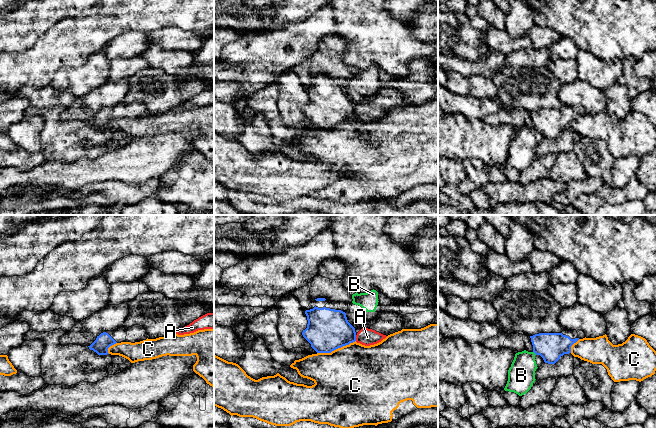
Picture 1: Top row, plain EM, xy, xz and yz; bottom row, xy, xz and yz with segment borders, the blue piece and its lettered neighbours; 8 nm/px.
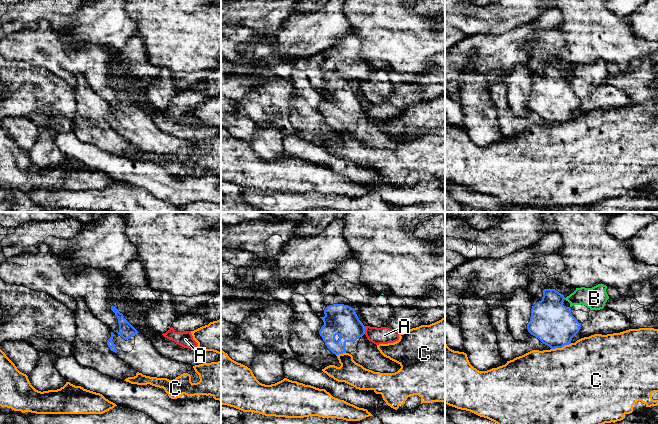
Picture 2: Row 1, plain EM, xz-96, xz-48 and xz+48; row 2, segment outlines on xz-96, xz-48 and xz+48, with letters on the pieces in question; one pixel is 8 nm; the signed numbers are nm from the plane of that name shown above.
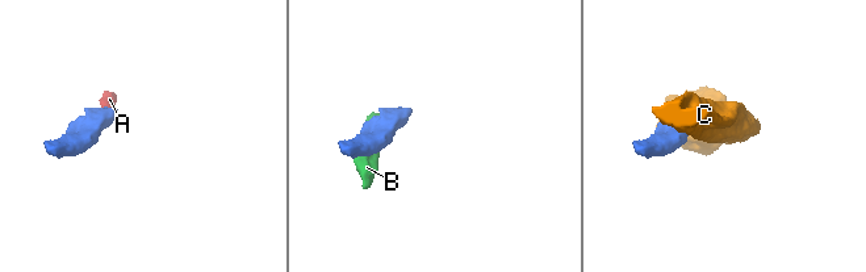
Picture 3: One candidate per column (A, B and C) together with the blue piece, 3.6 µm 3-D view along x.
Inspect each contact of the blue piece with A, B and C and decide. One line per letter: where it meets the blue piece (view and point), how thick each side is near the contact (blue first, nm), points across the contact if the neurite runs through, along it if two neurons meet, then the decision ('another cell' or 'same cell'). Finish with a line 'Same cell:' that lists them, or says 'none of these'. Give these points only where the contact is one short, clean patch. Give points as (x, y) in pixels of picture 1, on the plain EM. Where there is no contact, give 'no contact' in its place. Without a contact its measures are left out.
A: xz (355, 114) | 340/140 nm | along xz (355, 111), (356, 116) | another cell
B: yz (535, 129) | 220/220 nm | another cell
C: xz (336, 124) | 340/480 nm | along xz (355, 116), (330, 128), (317, 129) | another cell
Same cell: none of these

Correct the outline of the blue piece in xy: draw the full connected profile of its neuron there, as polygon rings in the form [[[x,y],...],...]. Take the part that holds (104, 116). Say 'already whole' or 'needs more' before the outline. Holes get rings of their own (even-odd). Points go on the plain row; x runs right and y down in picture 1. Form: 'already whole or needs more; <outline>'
needs more; [[[134,101],[128,104],[121,103],[113,107],[106,107],[97,112],[96,116],[88,122],[98,131],[107,131],[108,124],[121,118],[140,118],[147,115],[147,108],[143,102]]]

